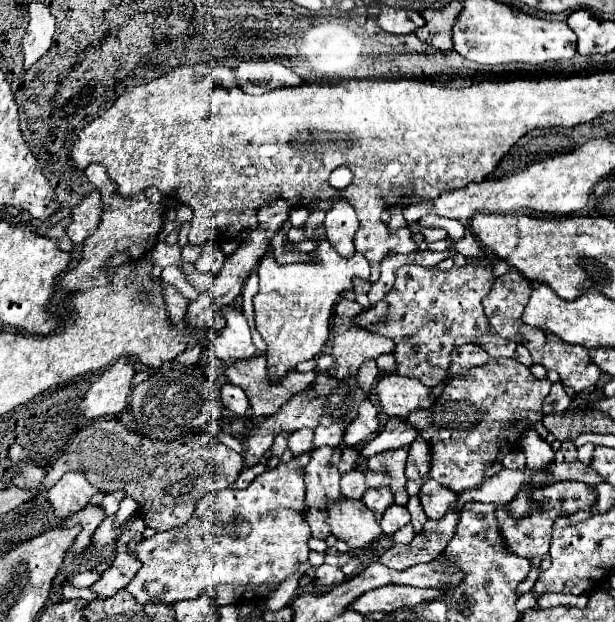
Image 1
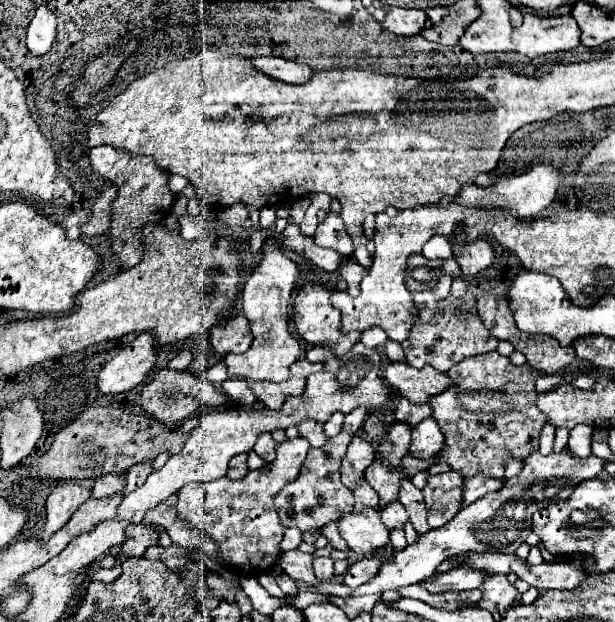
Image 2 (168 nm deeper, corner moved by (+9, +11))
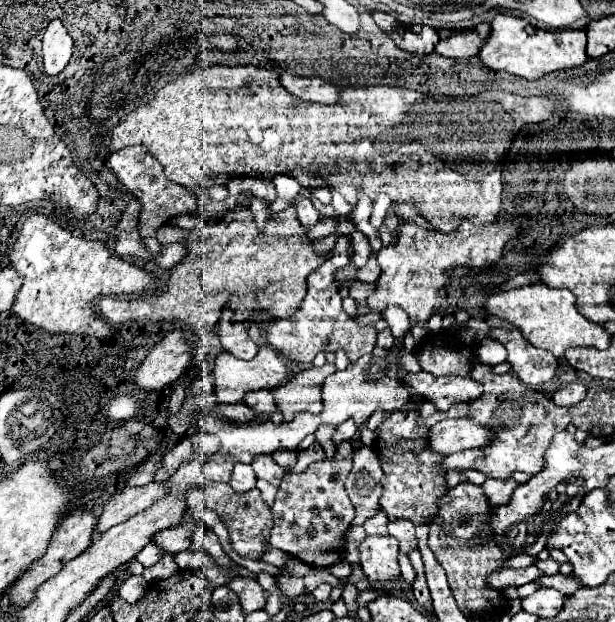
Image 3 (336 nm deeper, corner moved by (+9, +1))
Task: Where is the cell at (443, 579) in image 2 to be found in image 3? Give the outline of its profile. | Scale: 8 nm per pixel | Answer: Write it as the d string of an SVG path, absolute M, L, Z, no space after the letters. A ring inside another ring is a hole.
M530 566L526 570L516 570L516 568L504 568L500 572L494 572L488 582L494 590L504 590L508 586L524 586L528 582L534 582L538 578L542 578L544 572L536 566Z

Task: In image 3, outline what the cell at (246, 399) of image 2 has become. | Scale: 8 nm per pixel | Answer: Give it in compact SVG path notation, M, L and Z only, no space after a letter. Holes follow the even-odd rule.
M260 390L260 392L252 392L244 398L244 402L258 414L270 414L276 412L276 402L270 390Z

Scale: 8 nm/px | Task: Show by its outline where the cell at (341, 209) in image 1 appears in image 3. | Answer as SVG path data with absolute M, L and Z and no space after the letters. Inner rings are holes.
M338 236L334 254L318 266L310 276L308 276L308 294L298 308L298 312L292 318L286 320L276 320L266 326L266 338L268 342L280 350L286 358L294 362L312 362L318 352L336 352L344 350L350 354L350 362L358 360L364 354L370 354L372 348L376 346L376 336L378 330L374 326L360 326L360 324L350 324L350 316L342 308L342 298L338 296L338 282L334 274L348 266L350 256L348 256L348 244L350 240L346 236Z

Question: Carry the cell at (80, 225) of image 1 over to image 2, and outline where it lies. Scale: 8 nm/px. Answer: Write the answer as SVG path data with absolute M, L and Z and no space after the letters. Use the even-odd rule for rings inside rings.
M108 186L106 192L102 192L96 202L90 208L90 218L86 224L80 226L80 232L86 236L104 234L110 224L110 204L116 198L116 186Z

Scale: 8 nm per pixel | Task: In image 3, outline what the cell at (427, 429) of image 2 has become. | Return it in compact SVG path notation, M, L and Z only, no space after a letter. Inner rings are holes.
M470 418L442 420L430 428L430 450L440 456L450 456L468 448L480 448L488 444L488 438L492 438L492 430Z

